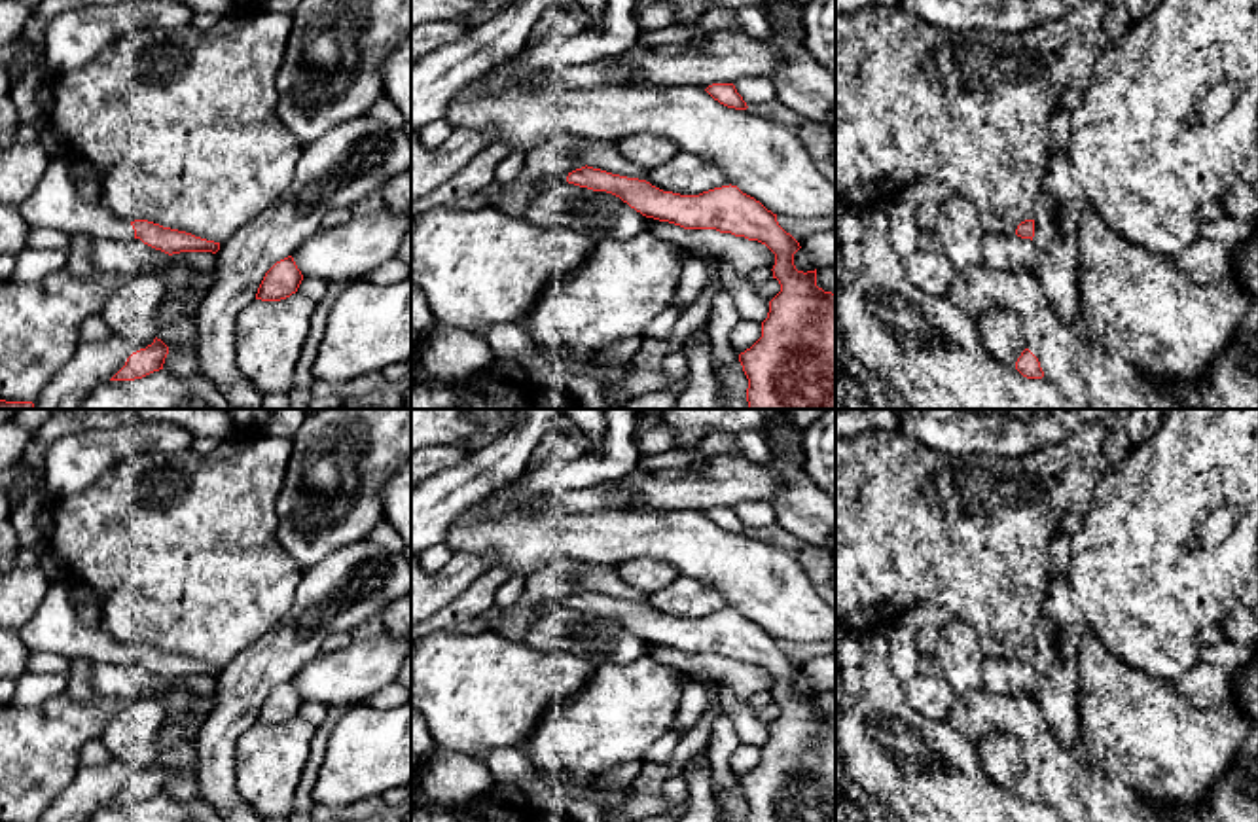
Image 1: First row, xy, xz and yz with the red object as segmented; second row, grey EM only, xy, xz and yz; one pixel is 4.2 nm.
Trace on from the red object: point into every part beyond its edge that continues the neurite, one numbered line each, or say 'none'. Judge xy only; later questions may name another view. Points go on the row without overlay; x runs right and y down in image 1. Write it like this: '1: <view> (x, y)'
1: xy (55, 627)

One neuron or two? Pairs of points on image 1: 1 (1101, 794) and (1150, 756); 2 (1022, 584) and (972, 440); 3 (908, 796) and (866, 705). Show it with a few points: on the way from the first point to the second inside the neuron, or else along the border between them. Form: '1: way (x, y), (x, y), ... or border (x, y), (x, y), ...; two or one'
1: border (1082, 752), (1096, 768), (1116, 777), (1143, 802); two
2: border (933, 449), (944, 455), (1020, 457); two
3: way (908, 768), (900, 760), (902, 718), (895, 713); one

